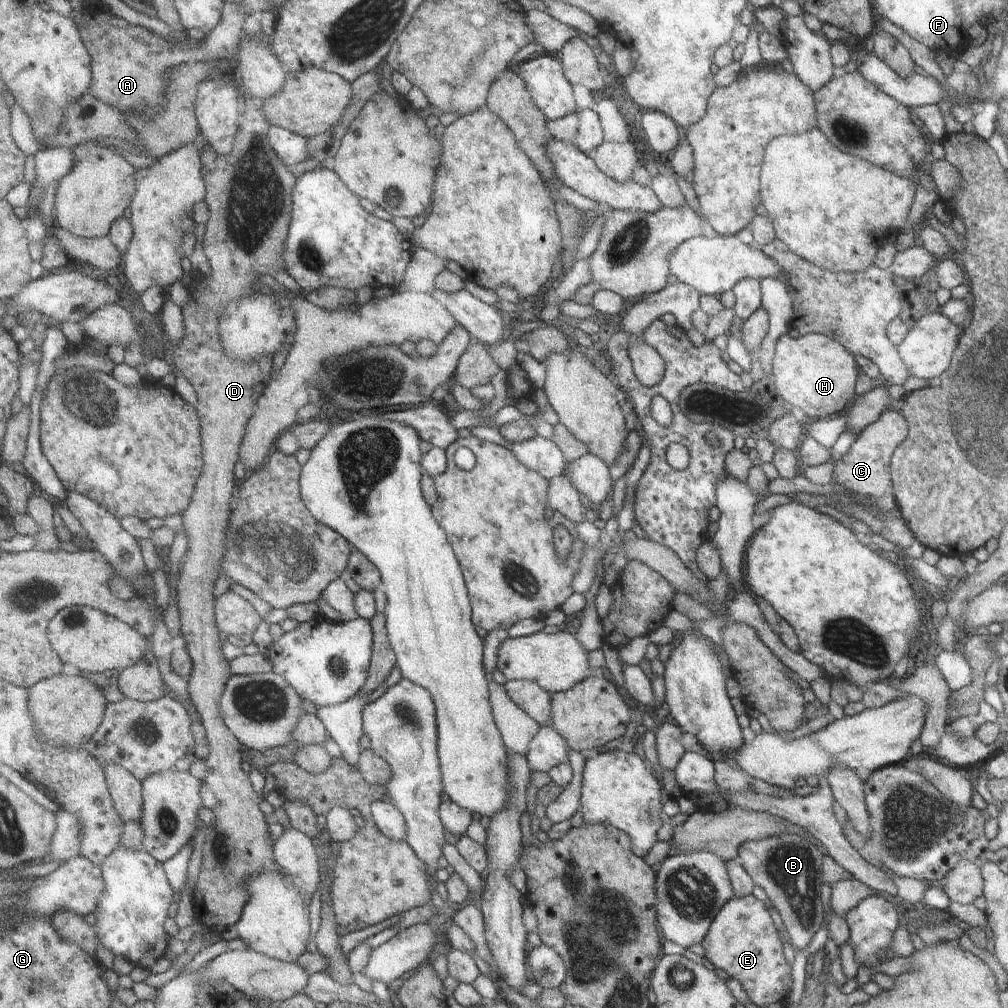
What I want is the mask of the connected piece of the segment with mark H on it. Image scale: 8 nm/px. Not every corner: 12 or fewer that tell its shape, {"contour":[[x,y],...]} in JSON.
{"contour":[[819,333],[782,334],[774,387],[807,421],[853,400],[858,366]]}

